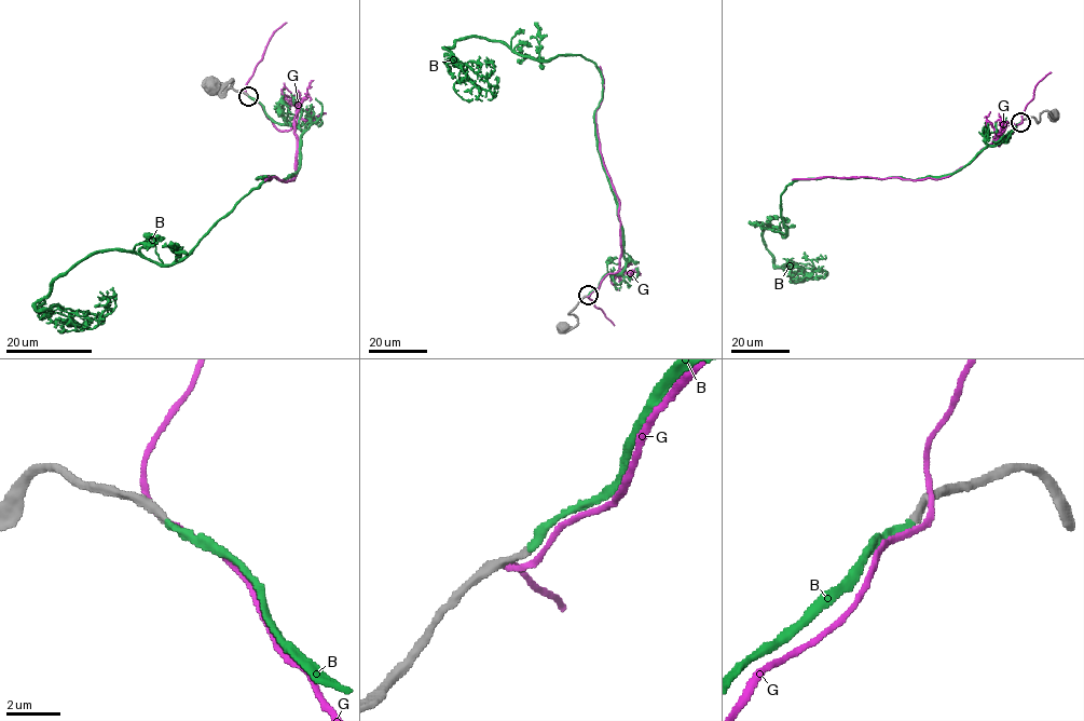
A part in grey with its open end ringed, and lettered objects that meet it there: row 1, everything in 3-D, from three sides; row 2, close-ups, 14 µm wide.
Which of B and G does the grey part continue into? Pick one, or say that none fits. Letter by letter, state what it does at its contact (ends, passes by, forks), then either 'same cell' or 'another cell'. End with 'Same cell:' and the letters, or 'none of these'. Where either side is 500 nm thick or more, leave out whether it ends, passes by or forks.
B: it ends | same cell
G: it passes by | another cell
Same cell: B

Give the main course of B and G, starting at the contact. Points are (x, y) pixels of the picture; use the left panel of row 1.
B: (248, 95), (301, 128), (299, 168), (258, 178), (170, 264), (88, 255), (37, 310), (109, 314), (99, 291)
G: (245, 92), (277, 128), (293, 125), (293, 179), (259, 178), (270, 179), (264, 181)

